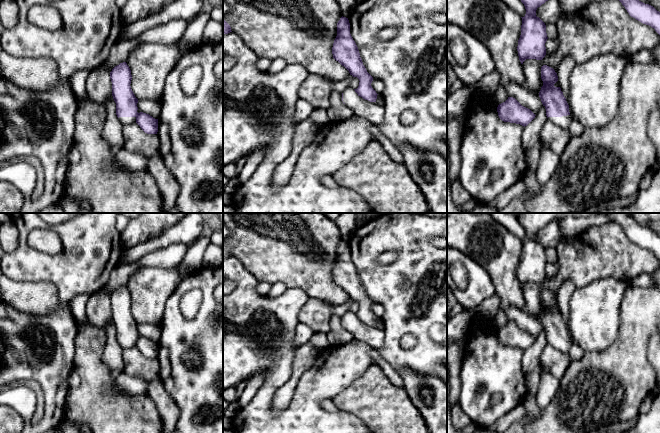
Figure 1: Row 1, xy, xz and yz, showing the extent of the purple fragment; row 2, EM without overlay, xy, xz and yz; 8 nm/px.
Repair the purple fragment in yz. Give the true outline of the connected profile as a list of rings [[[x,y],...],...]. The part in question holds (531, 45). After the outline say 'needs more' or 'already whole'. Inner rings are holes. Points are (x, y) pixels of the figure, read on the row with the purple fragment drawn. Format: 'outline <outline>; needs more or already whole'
outline [[[521,0],[526,9],[525,16],[521,17],[521,35],[517,46],[521,64],[526,59],[542,60],[546,55],[546,25],[536,16],[537,8],[546,1],[548,0]]]; already whole

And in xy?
outline [[[126,62],[115,66],[110,72],[112,82],[112,96],[116,103],[116,115],[120,122],[131,124],[136,122],[147,134],[157,134],[158,119],[141,112],[138,107],[138,99],[131,89],[131,70]]]; needs more

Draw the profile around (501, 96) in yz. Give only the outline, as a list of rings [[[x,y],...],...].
[[[499,86],[495,92],[494,97],[498,104],[505,102],[508,99],[507,91],[504,86]]]

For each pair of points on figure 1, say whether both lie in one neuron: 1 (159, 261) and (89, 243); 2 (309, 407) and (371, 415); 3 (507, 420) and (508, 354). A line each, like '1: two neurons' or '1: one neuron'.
1: two neurons
2: two neurons
3: two neurons

